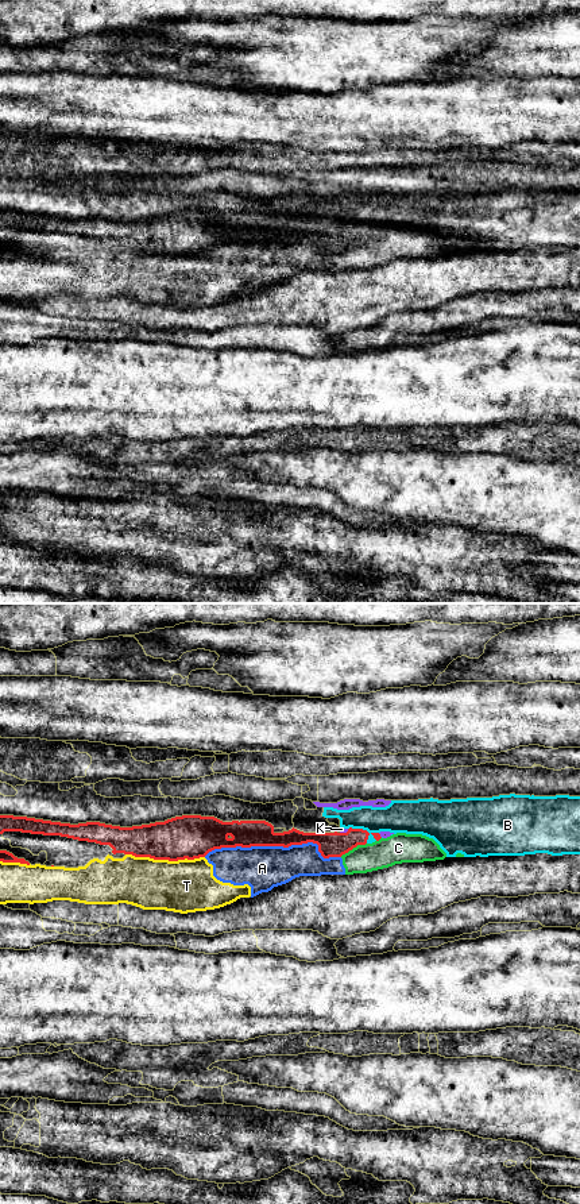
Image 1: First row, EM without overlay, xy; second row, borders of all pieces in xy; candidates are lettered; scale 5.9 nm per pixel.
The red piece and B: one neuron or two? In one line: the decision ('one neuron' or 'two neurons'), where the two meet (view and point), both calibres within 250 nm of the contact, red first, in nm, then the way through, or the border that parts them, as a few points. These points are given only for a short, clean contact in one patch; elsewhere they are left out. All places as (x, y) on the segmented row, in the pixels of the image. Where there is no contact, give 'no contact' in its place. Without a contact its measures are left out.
one neuron; contact xy (362, 829); calibres 140 and 190 nm

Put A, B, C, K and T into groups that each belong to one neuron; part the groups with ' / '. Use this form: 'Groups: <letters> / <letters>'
Groups: A C T / B / K

